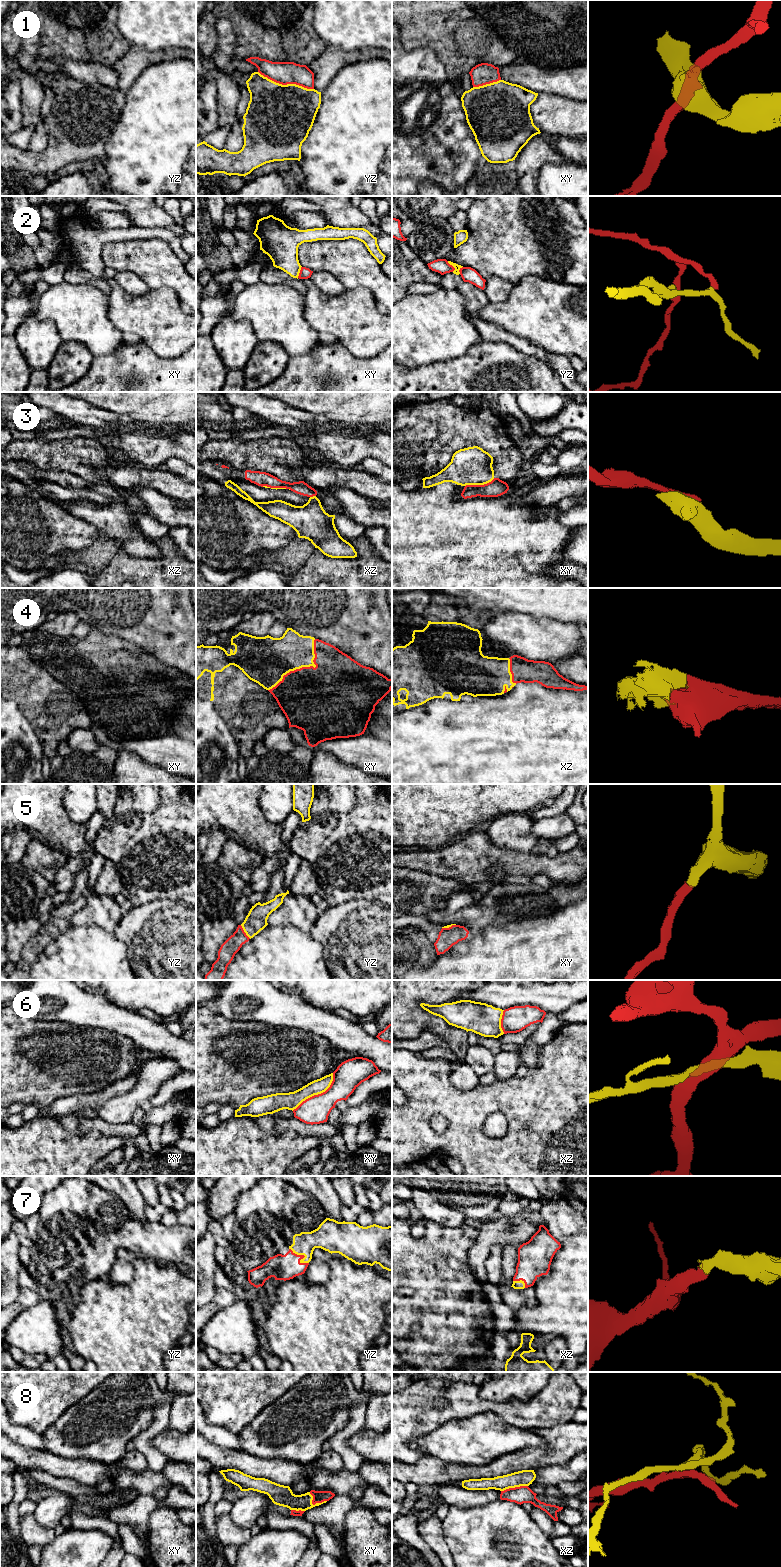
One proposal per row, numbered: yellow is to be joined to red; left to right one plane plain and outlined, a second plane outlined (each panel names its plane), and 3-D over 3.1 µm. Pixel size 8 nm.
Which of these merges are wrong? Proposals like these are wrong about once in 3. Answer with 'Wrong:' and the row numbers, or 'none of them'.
Wrong: 1, 2, 6, 8

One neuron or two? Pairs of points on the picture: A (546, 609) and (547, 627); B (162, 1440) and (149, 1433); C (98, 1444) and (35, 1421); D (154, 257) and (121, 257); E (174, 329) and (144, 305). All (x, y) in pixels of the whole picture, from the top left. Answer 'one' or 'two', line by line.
A: two
B: two
C: two
D: one
E: one

